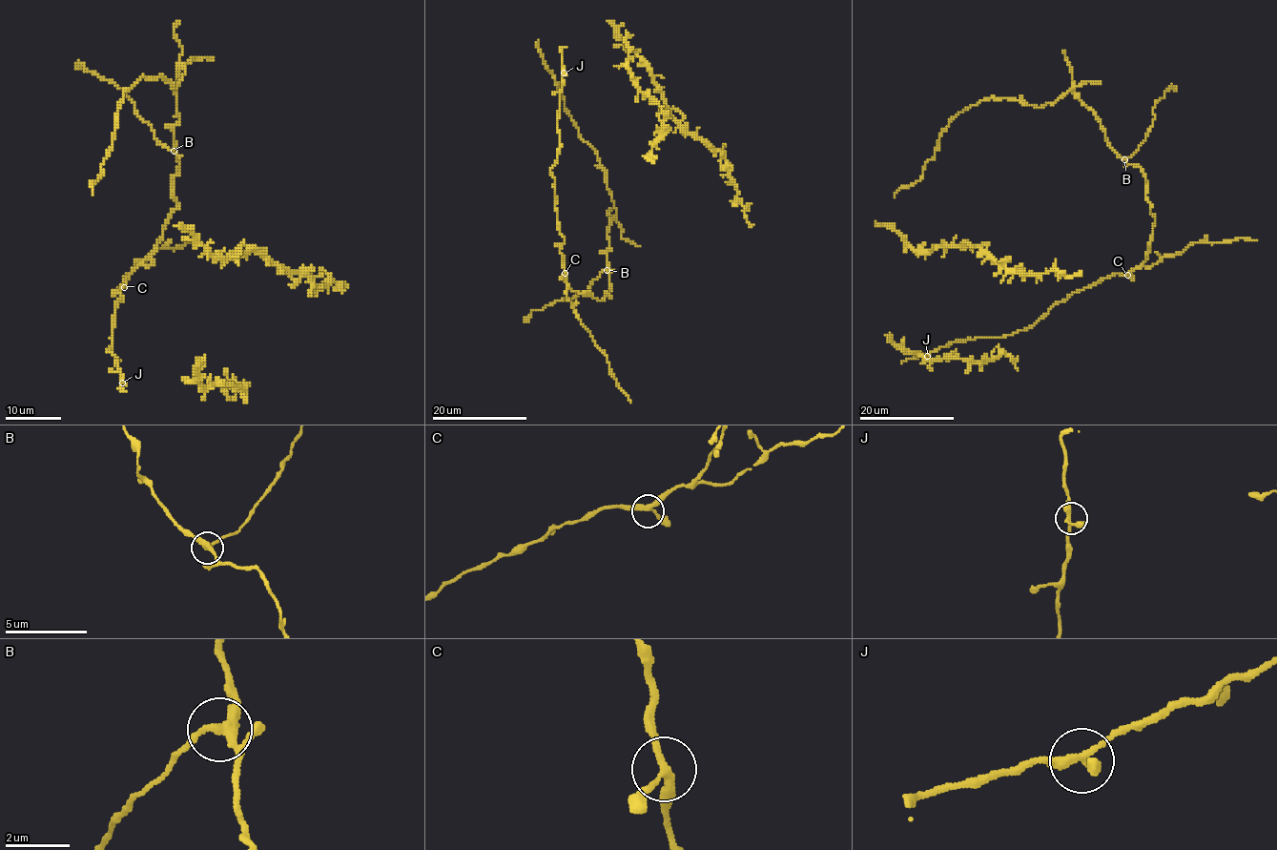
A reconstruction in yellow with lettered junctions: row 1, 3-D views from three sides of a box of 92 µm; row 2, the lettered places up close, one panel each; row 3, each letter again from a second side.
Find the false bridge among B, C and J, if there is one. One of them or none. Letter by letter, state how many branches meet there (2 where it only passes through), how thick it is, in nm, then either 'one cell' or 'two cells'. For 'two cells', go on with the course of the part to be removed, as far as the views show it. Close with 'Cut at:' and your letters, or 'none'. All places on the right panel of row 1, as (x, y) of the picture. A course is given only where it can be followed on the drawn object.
B: 3 | 280 nm | two cells | (1124, 160), (1132, 156), (1146, 138), (1154, 117), (1154, 103), (1167, 90), (1177, 90)
C: 3 | 240 nm | one cell
J: 3 | 240 nm | one cell
Cut at: B

